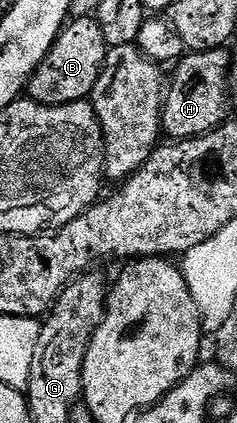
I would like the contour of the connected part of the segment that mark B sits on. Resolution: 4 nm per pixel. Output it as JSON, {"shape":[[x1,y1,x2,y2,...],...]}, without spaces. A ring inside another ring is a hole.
{"shape":[[76,17,62,29,52,50,27,85,28,97,43,105,65,105,88,99,105,64,108,44,96,17]]}

